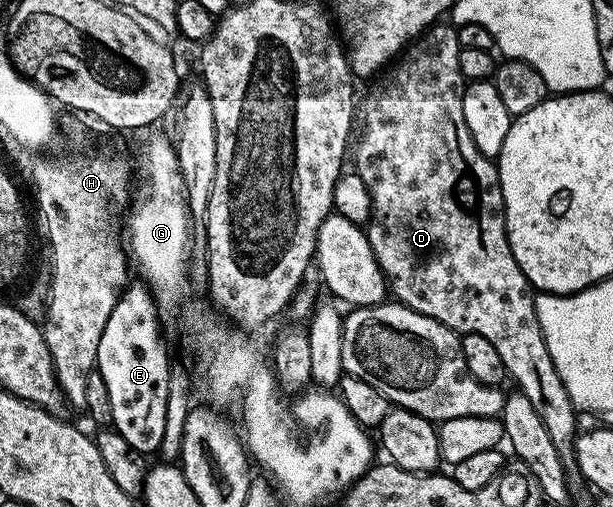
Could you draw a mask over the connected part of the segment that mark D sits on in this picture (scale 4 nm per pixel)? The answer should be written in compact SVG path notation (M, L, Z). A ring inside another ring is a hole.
M443 25L428 26L404 49L398 61L374 79L375 87L364 102L362 99L363 131L360 134L358 131L353 146L353 170L365 180L371 197L371 217L365 223L365 233L394 301L436 318L460 336L485 336L497 348L501 360L505 360L508 379L519 385L518 393L529 396L537 416L545 420L545 429L567 473L567 485L575 488L585 482L575 463L577 411L573 400L569 400L569 392L565 392L565 384L561 384L561 376L557 376L553 356L549 356L537 320L531 281L521 272L509 248L499 167L479 151L473 136L469 136L469 128L465 128L465 79L459 63L459 31L454 25Z

